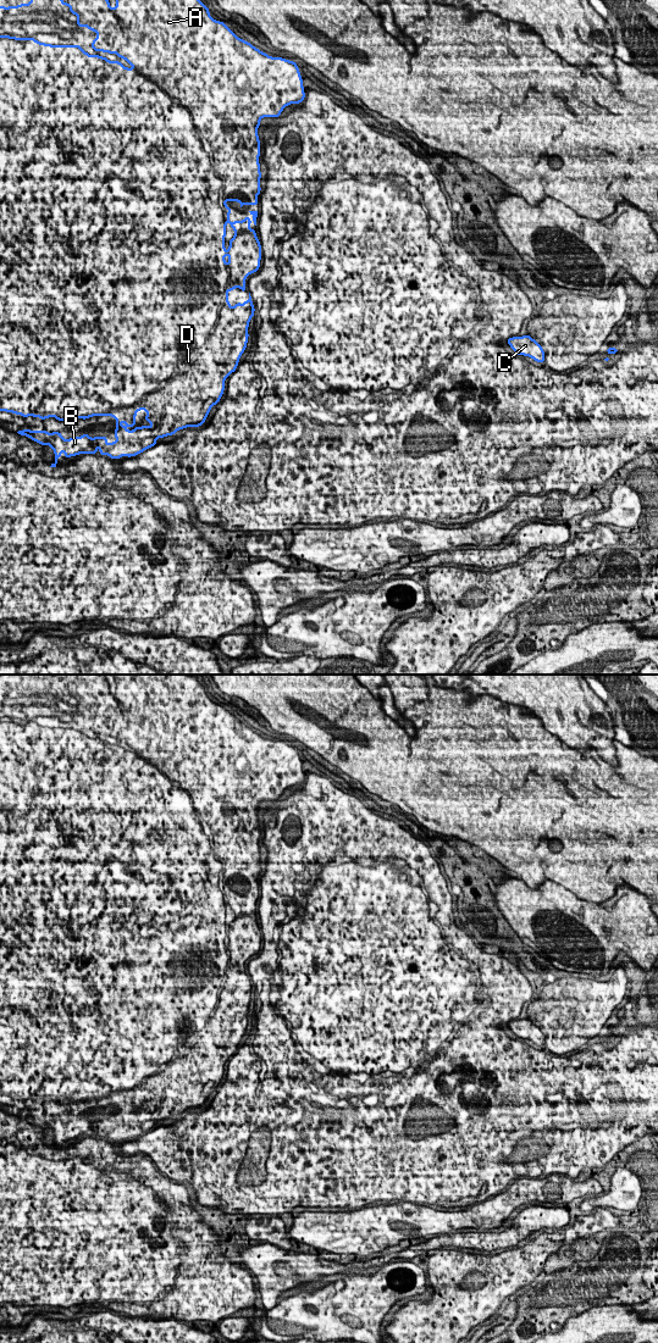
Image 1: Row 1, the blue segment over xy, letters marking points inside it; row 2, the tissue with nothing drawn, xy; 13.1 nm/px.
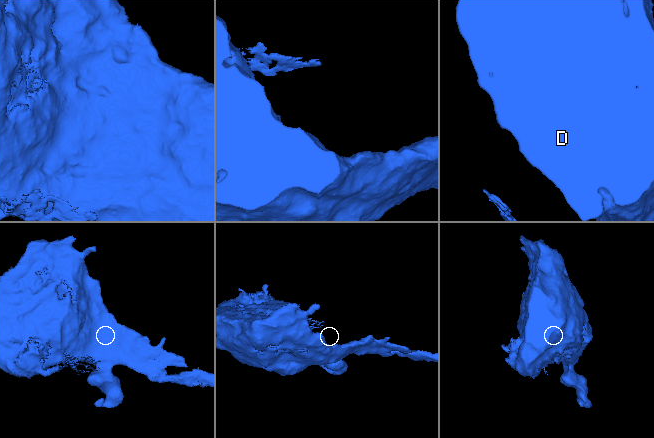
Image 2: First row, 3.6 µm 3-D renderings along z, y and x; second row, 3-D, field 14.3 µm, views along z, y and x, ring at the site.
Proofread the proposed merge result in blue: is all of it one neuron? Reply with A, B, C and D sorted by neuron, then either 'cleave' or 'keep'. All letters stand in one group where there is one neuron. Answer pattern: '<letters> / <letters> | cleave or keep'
A C D / B | cleave

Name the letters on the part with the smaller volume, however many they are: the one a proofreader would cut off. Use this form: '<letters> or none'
B

